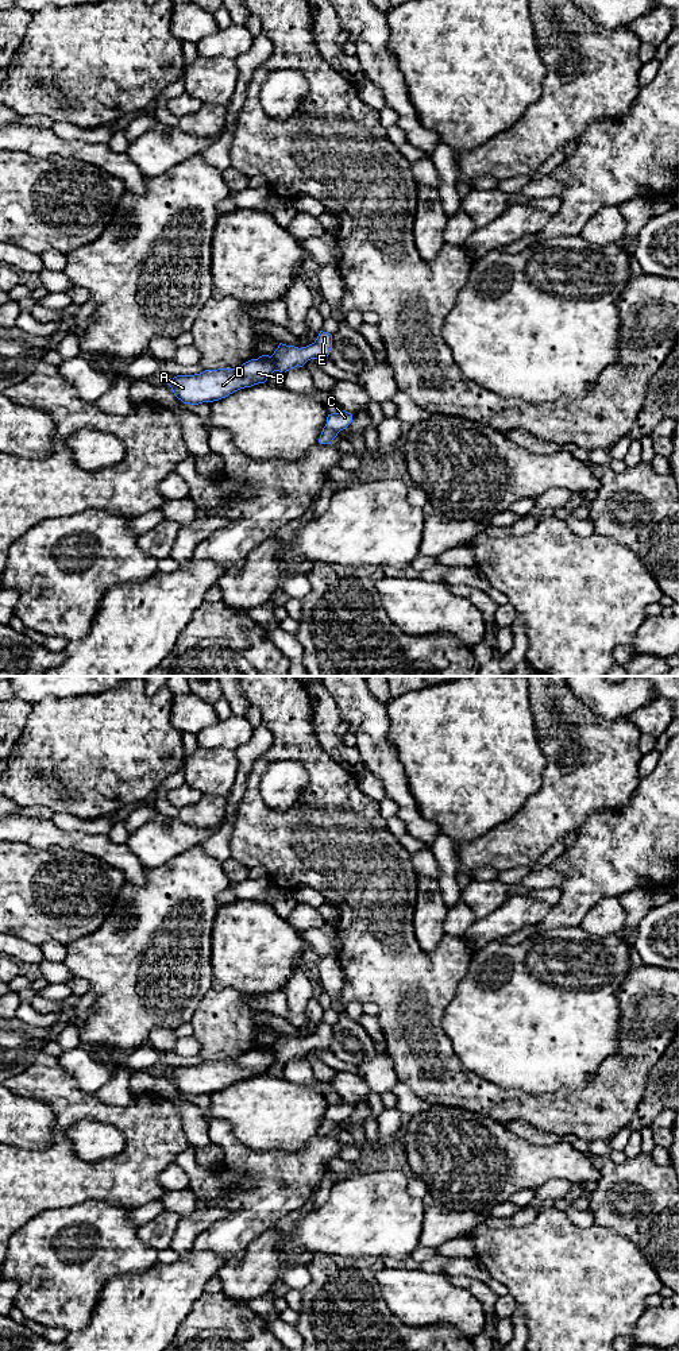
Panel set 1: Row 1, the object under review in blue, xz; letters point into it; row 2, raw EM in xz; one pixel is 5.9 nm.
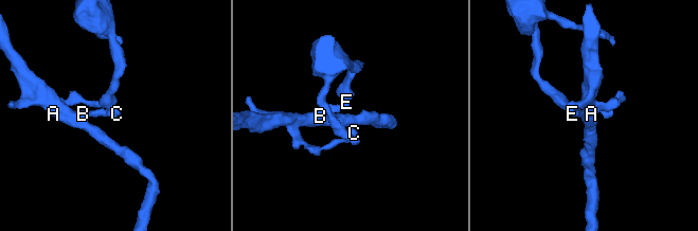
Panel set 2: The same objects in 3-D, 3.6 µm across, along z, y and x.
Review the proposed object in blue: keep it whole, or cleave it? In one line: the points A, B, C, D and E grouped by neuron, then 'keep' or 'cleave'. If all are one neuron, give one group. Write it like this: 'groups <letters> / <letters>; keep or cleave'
groups A B C D / E; cleave

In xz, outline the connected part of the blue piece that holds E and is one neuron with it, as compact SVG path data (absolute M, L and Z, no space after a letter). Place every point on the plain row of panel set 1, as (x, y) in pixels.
M320 1022L317 1030L302 1039L279 1034L271 1046L275 1062L285 1065L290 1059L302 1058L310 1050L323 1050L329 1046L332 1039L332 1026Z

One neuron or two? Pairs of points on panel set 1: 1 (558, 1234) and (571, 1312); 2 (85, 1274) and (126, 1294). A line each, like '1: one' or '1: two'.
1: one
2: two

